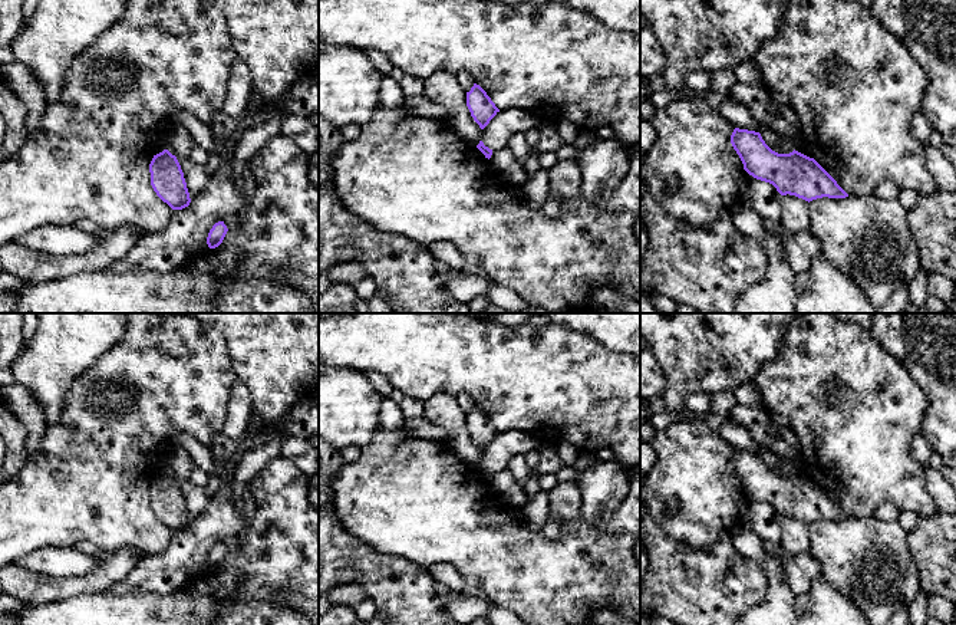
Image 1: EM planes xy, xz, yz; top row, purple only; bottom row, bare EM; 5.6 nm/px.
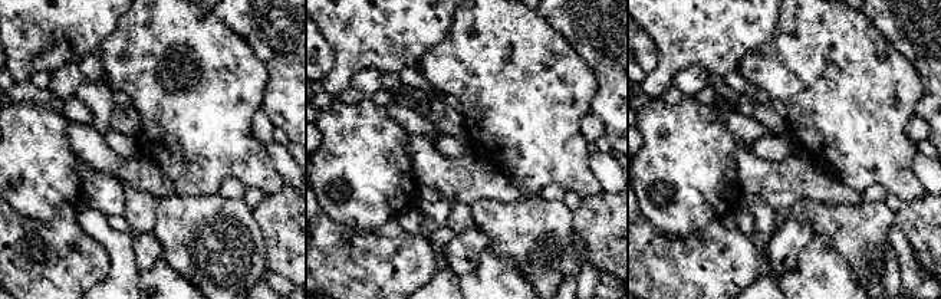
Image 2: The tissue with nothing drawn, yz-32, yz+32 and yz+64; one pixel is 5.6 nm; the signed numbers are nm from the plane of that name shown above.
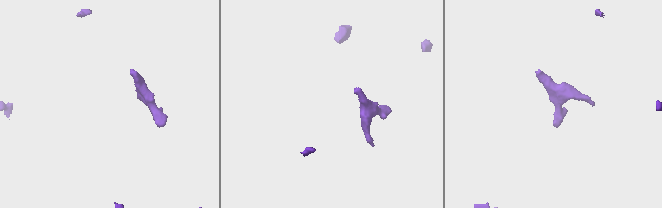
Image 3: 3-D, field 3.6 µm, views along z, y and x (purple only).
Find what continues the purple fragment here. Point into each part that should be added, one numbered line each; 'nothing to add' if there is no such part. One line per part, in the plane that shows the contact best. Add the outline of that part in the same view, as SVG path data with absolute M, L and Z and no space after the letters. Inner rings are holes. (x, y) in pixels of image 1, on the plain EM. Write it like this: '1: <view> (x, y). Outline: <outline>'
nothing to add

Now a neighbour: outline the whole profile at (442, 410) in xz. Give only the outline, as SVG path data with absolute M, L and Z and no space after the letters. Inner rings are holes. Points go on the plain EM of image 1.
M444 392L425 401L423 417L448 431L467 425L467 414L459 407L456 397Z

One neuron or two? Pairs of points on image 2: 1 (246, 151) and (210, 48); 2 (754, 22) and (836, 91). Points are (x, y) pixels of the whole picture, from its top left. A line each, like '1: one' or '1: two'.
1: one
2: two

